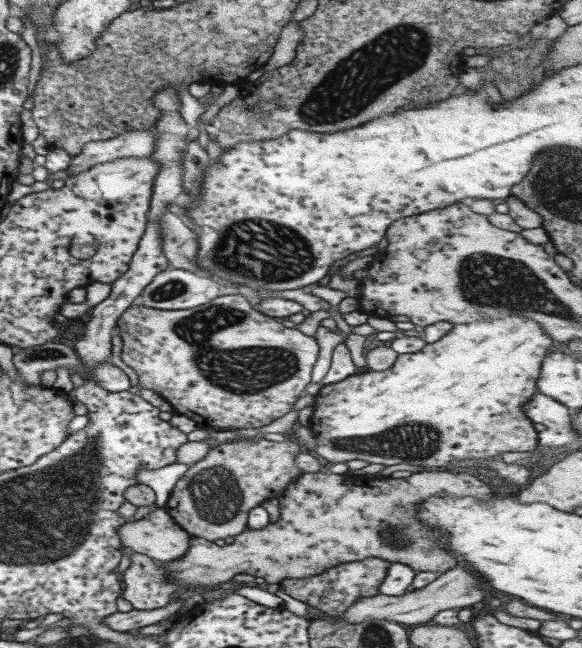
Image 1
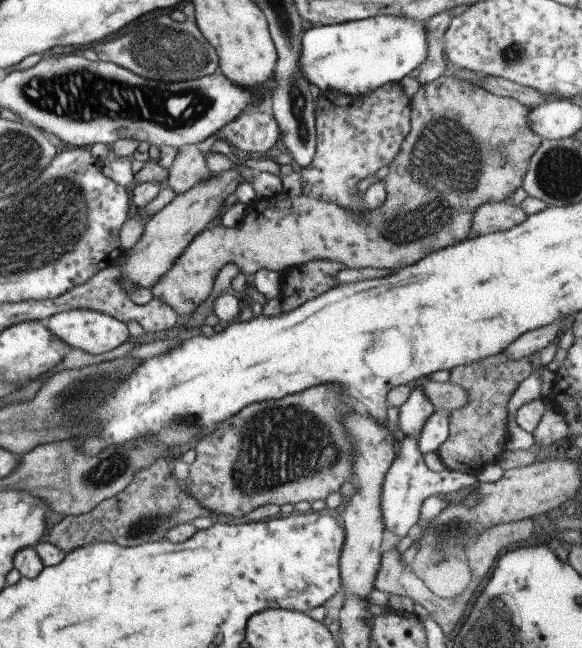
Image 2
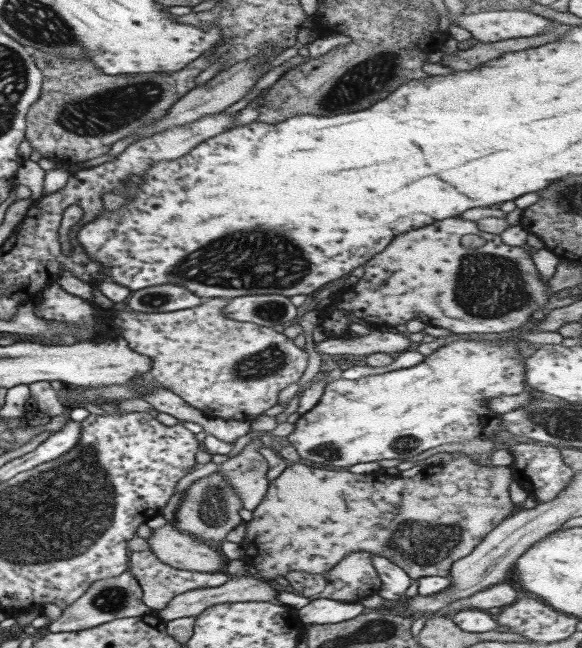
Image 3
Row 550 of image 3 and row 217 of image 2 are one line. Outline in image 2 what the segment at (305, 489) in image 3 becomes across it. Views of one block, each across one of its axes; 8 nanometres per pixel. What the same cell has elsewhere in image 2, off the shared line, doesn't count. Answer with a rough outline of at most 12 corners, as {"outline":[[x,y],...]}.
{"outline":[[420,85],[386,199],[281,190],[194,236],[150,286],[190,316],[228,262],[405,268],[511,199],[529,109]]}

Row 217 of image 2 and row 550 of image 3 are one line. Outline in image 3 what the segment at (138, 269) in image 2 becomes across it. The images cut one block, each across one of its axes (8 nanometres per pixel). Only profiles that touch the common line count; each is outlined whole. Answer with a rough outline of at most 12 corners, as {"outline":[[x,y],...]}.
{"outline":[[167,520],[146,542],[179,570],[219,573],[228,561]]}

